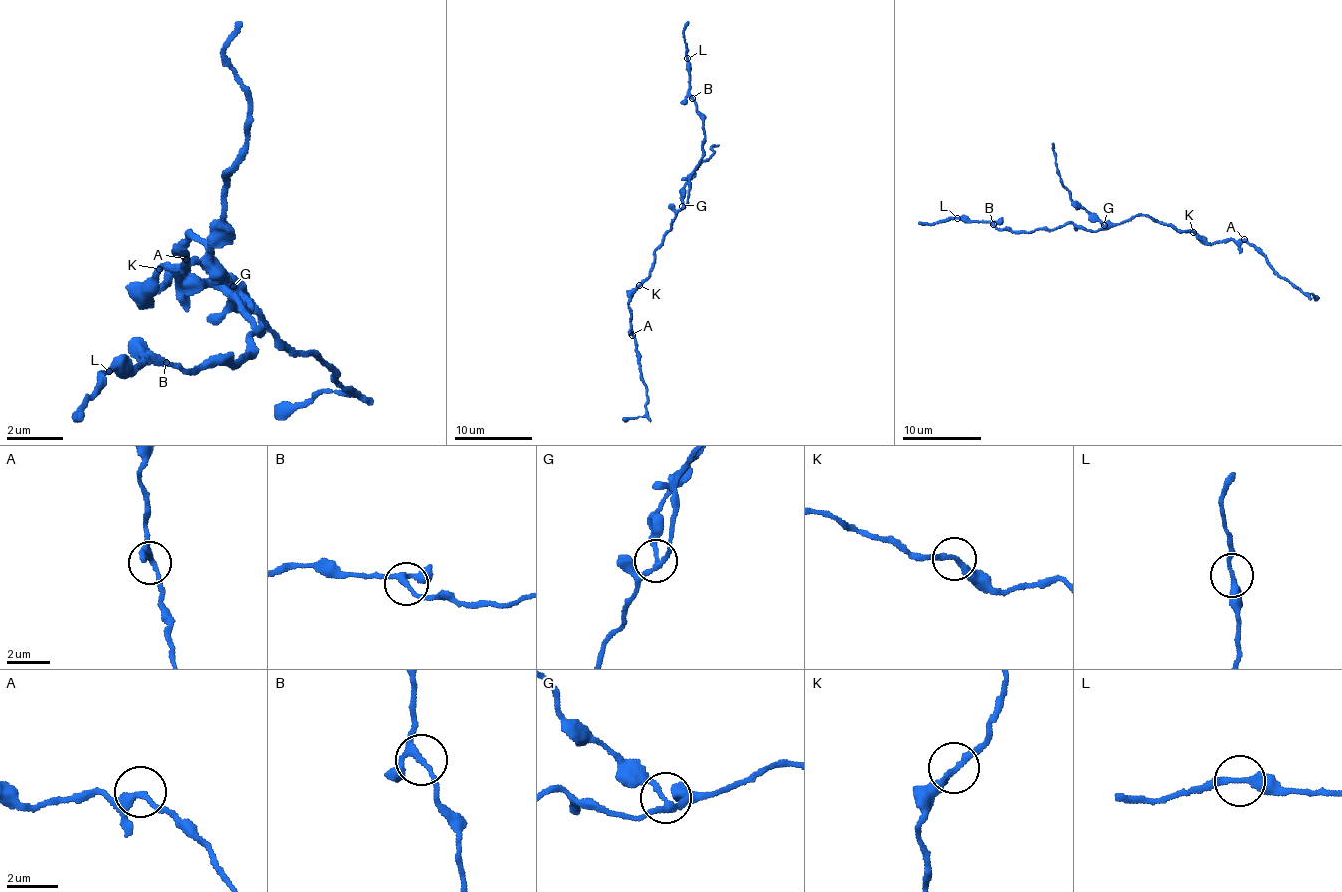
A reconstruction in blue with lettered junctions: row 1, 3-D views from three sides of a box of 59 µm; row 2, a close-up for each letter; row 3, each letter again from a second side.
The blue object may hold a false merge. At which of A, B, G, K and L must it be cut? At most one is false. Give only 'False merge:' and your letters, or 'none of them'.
False merge: G

